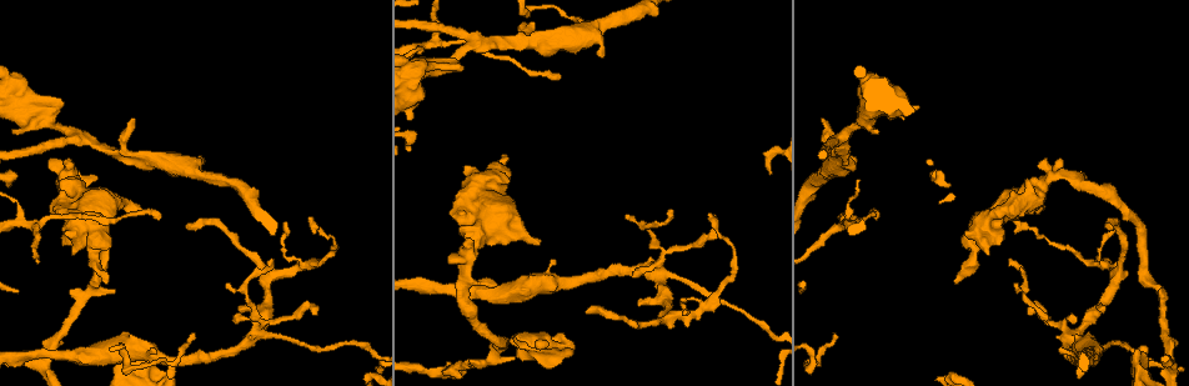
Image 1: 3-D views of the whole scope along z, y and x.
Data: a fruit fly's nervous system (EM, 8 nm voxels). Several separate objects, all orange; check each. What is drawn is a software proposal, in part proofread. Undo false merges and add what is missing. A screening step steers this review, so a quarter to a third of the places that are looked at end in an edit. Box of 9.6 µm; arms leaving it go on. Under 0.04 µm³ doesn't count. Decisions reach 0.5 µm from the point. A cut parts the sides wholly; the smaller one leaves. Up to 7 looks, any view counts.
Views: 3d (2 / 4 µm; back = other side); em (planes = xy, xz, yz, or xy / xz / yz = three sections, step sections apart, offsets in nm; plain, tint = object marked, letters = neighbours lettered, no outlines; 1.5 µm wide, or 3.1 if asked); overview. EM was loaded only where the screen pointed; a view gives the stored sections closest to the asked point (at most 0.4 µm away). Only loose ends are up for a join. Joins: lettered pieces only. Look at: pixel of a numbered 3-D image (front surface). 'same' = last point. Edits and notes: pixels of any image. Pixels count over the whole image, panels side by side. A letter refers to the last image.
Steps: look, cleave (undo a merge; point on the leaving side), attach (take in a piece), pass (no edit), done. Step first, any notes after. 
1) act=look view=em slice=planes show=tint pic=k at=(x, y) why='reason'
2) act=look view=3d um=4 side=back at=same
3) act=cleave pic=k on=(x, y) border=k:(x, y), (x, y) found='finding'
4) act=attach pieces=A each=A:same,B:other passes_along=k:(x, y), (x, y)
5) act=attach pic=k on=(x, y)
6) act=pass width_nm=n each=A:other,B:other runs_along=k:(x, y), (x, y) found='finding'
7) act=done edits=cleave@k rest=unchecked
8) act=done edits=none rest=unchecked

act=look view=em slice=xz step=4 show=tint pic=1 at=(133, 121) why='an open end'

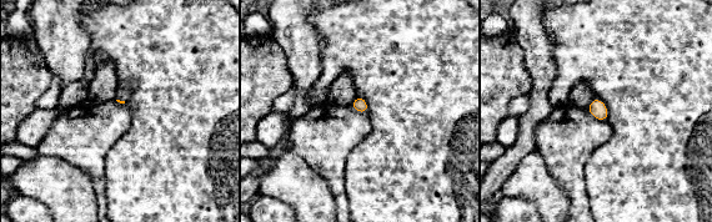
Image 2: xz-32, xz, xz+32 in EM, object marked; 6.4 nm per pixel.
act=look view=em slice=planes show=letters at=same

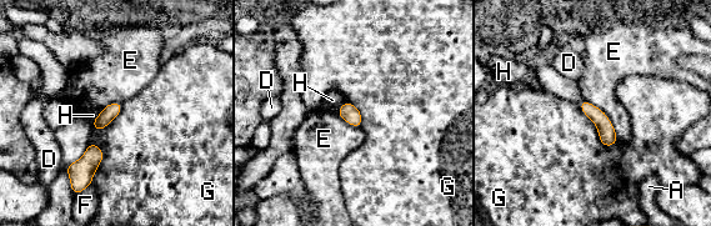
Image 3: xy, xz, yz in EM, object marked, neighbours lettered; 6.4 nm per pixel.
act=pass each=A:other,D:other,E:other,F:other,G:other,H:other found='none of them fits'

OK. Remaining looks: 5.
act=look view=3d um=2 pic=1 at=(108, 283) why='an open end'

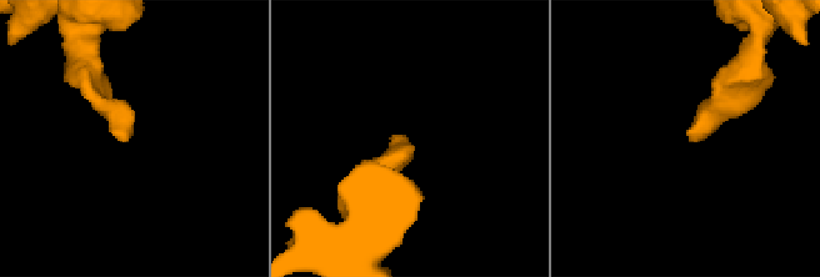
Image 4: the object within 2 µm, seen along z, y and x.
act=look view=em slice=planes show=letters pic=4 at=(124, 140) why='shape alone is not enough'

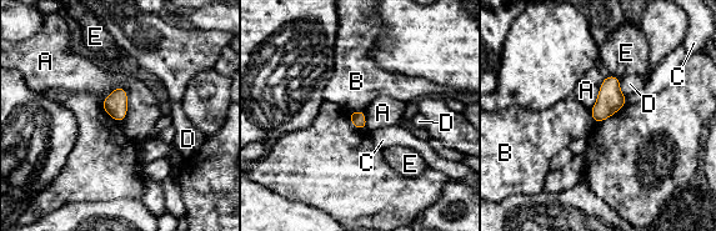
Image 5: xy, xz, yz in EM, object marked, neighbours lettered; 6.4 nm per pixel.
act=pass each=A:other,B:other,C:other,D:other,E:other border=5:(115, 86), (126, 91), (121, 122) found='none of them fits'

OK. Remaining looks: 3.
act=look view=3d um=4 pic=1 at=(457, 204) why='free end'

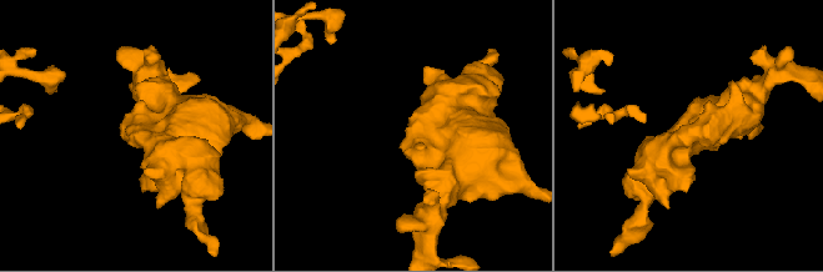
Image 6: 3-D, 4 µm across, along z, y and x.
act=look view=em slice=xy step=4 show=letters pic=6 at=(413, 128)

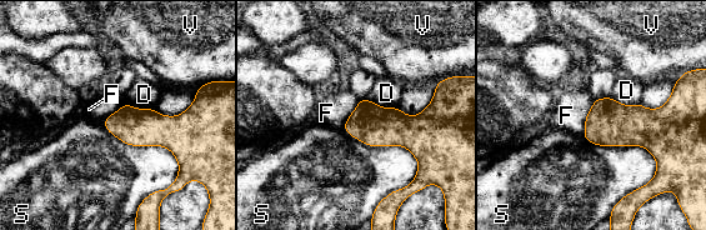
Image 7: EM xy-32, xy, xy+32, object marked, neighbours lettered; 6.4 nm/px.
act=pass width_nm=240 each=D:other,F:other,S:other,V:other border=7:(585, 118), (585, 131), (582, 135) found='no lettered piece goes on from it'

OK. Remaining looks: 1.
act=done edits=none rest=unchecked

